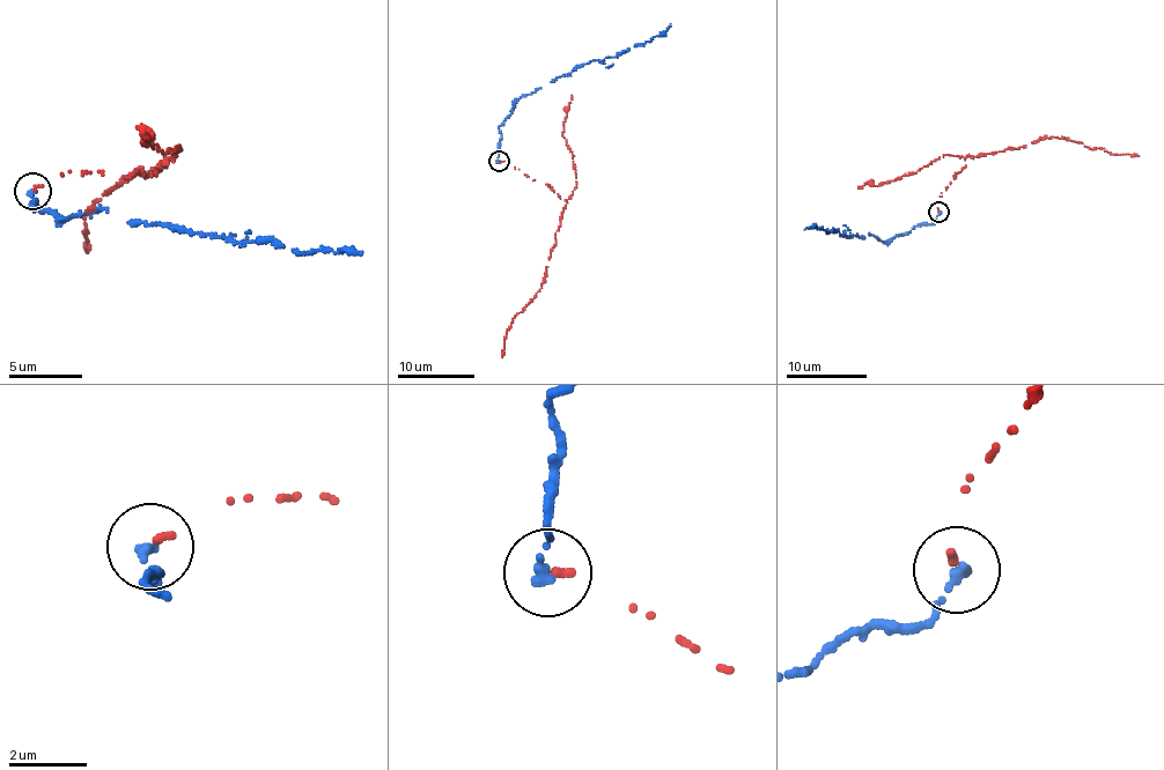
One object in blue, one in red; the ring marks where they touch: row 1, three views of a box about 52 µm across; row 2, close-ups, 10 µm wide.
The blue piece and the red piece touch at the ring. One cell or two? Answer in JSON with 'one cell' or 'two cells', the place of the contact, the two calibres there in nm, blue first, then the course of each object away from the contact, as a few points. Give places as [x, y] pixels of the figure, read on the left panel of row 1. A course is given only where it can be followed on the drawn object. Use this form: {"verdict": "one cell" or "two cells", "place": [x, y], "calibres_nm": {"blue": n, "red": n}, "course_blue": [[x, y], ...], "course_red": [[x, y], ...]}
{"verdict": "two cells", "place": [32, 191], "calibres_nm": {"blue": 280, "red": 180}, "course_blue": [[31, 190], [36, 208], [35, 200], [30, 204], [73, 216], [103, 208], [129, 222], [300, 252], [361, 253]], "course_red": [[35, 190], [70, 171], [152, 176], [168, 163], [152, 169], [153, 176], [134, 172], [89, 209], [87, 252]]}

